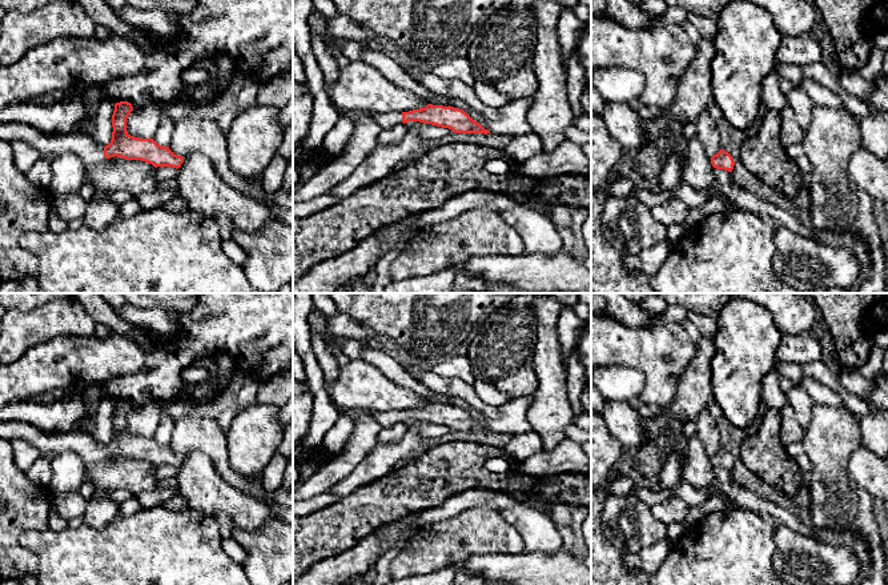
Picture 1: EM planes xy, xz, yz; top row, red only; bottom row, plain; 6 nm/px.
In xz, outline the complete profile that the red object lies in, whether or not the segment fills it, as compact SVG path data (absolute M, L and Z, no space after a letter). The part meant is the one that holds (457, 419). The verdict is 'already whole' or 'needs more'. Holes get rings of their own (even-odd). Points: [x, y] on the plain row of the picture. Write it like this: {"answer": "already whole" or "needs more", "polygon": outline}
{"answer": "already whole", "polygon": "M427 402L425 406L402 410L402 421L405 422L407 420L449 426L455 432L490 432L490 429L473 418L465 409L450 404Z"}

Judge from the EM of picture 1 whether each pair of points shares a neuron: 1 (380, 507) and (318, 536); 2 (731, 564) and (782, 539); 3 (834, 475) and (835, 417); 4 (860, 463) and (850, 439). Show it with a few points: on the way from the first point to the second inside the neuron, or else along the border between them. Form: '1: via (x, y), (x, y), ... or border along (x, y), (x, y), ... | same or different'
1: via (365, 511), (333, 531) | same
2: border along (776, 523), (772, 559), (775, 571) | different
3: via (834, 460), (834, 432) | same
4: border along (860, 445), (848, 460), (847, 475), (850, 479) | different

